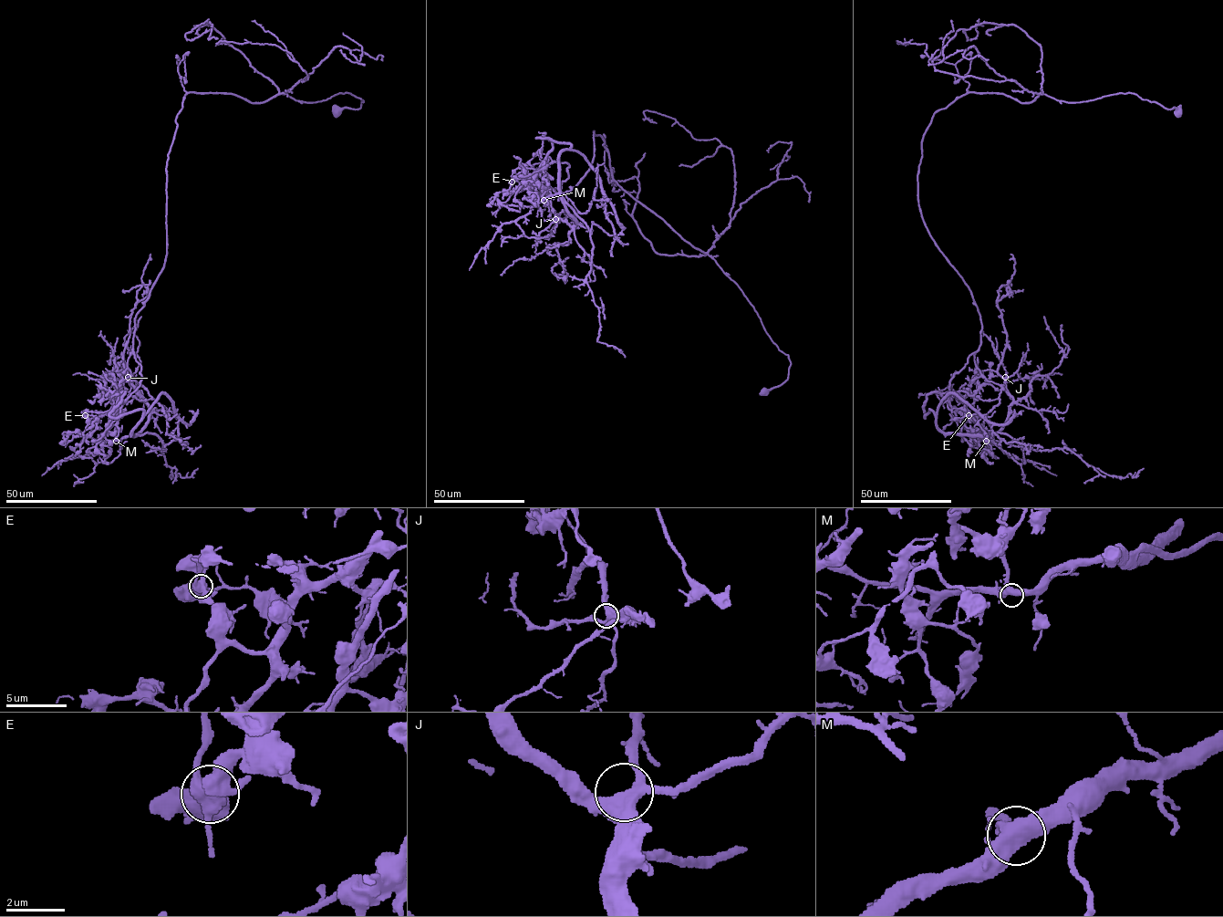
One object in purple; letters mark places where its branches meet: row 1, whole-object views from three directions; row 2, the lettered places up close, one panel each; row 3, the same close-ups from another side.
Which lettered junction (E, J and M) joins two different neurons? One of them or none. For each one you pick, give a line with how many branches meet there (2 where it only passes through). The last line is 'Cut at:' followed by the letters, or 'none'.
E: Branches: 4
Cut at: E

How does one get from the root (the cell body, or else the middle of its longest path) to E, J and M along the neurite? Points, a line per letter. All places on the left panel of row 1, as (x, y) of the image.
E: (336, 112), (363, 101), (184, 96), (167, 161), (164, 264), (135, 318), (140, 384), (119, 408), (85, 415)
J: (336, 112), (363, 101), (184, 96), (116, 440), (149, 417), (128, 377)
M: (336, 112), (363, 101), (184, 96), (167, 161), (164, 264), (135, 318), (141, 380), (108, 413), (116, 441)

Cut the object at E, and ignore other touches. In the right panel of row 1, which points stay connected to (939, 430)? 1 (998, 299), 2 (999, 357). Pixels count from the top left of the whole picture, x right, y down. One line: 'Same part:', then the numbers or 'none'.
Same part: 1, 2

